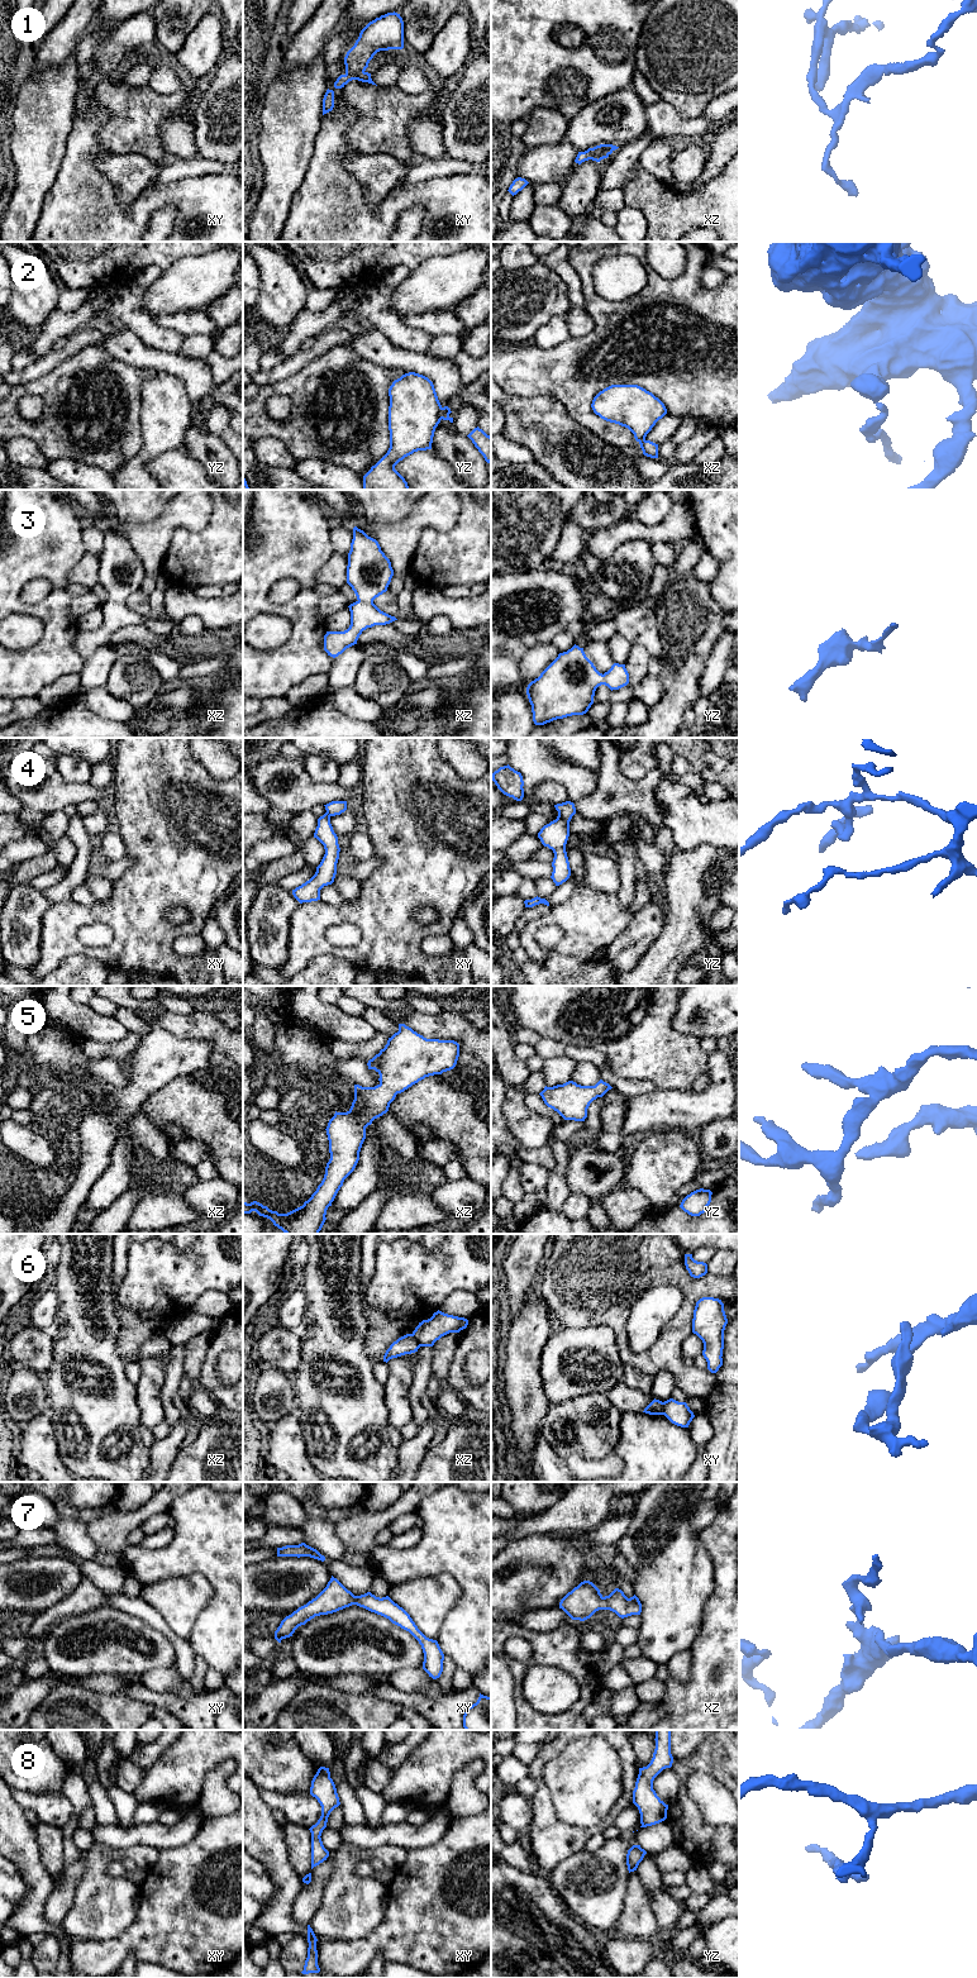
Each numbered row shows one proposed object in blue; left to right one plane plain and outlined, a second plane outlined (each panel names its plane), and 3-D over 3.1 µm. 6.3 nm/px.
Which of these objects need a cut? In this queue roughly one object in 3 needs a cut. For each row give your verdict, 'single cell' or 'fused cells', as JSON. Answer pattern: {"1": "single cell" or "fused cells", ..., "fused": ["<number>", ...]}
{"1": "single cell", "2": "fused cells", "3": "single cell", "4": "single cell", "5": "single cell", "6": "fused cells", "7": "single cell", "8": "single cell", "fused": ["2", "6"]}

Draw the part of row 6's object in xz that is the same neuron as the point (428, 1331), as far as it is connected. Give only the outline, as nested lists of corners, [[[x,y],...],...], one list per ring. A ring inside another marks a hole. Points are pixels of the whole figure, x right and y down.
[[[437,1311],[428,1320],[423,1320],[413,1331],[420,1347],[433,1347],[437,1340],[449,1333],[459,1333],[466,1329],[468,1320]]]

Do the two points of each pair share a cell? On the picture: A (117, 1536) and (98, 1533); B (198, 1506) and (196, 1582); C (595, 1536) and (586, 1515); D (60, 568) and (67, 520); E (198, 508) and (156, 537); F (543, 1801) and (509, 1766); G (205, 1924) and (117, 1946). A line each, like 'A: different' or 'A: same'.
A: same
B: different
C: different
D: same
E: same
F: different
G: same

